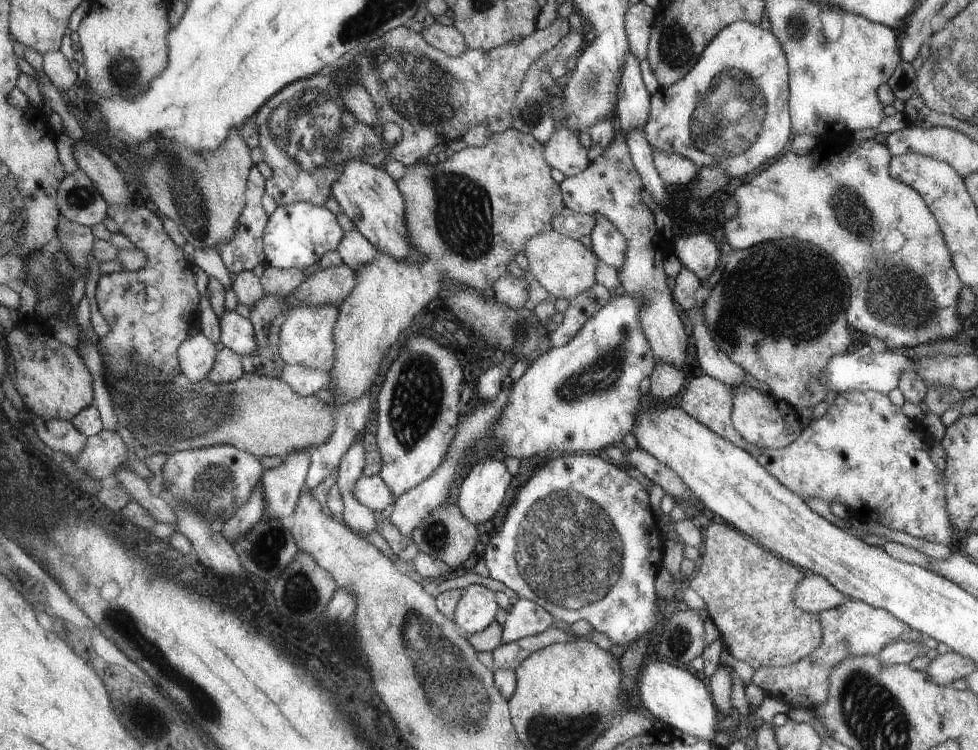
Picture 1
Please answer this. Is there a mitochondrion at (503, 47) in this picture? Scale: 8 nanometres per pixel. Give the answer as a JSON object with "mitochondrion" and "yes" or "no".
{"mitochondrion":"no"}

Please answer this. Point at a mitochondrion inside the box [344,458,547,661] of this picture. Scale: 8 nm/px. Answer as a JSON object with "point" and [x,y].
{"point":[435,533]}

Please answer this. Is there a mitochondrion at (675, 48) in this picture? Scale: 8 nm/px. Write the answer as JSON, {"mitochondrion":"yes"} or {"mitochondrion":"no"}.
{"mitochondrion":"yes"}

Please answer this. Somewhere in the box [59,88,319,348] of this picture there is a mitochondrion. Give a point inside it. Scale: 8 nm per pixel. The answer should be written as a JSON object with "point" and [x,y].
{"point":[180,177]}

